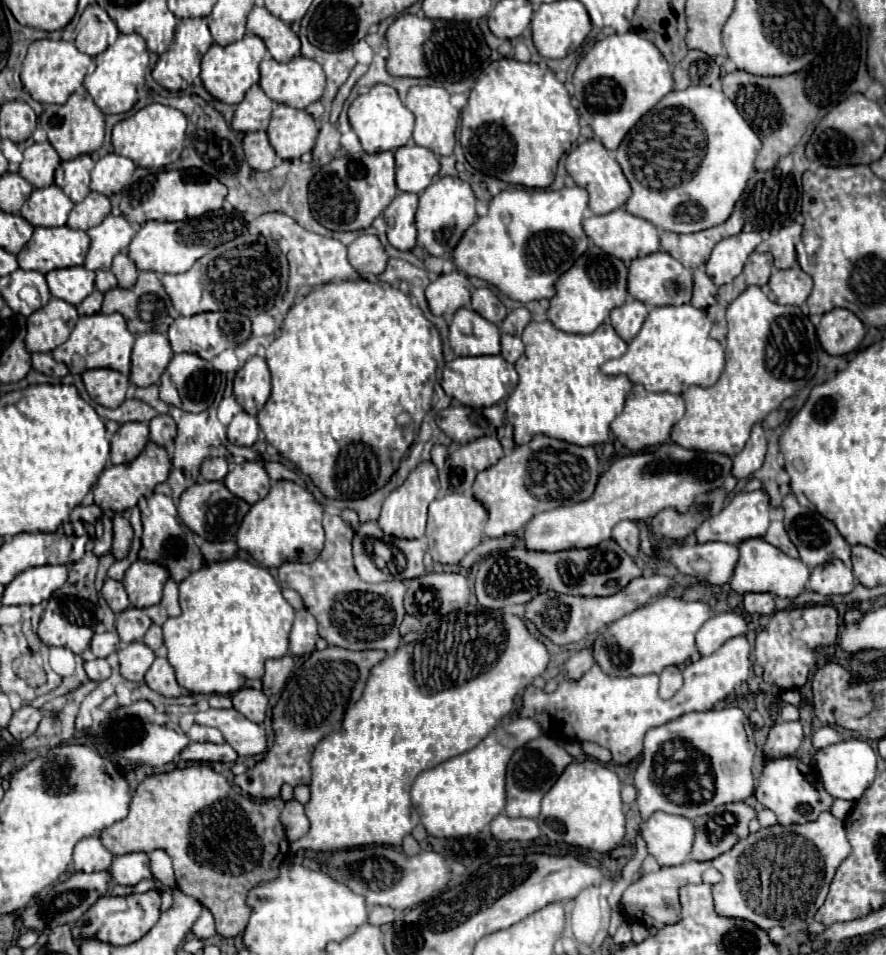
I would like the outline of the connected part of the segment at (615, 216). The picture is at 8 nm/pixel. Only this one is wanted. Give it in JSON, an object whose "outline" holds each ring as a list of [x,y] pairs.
{"outline":[[[620,207],[612,213],[606,213],[606,215],[592,215],[592,217],[584,219],[584,231],[602,251],[606,251],[612,257],[622,259],[624,263],[630,263],[632,259],[638,259],[638,257],[652,255],[660,249],[658,229],[650,221],[628,213],[624,207]]]}

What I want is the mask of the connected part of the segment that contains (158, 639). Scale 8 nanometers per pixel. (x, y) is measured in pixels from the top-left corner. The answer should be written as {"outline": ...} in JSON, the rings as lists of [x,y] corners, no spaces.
{"outline":[[[152,625],[152,627],[148,629],[146,637],[144,637],[144,643],[156,651],[156,649],[162,645],[162,627],[160,627],[160,625]]]}

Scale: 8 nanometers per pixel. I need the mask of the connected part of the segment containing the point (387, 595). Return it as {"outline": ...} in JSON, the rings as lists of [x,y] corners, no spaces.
{"outline":[[[334,511],[324,513],[326,545],[314,563],[282,563],[278,569],[280,587],[296,589],[306,609],[318,621],[318,633],[328,641],[328,645],[338,645],[352,651],[362,649],[382,649],[392,655],[400,645],[398,627],[406,615],[404,595],[406,585],[402,581],[388,583],[364,583],[356,575],[352,557],[352,537],[354,529],[340,519]]]}

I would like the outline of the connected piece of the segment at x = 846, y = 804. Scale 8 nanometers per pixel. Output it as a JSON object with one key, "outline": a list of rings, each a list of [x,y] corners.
{"outline":[[[836,799],[834,807],[832,807],[832,815],[838,819],[844,819],[848,815],[848,811],[852,809],[852,801],[844,801],[844,799]]]}

